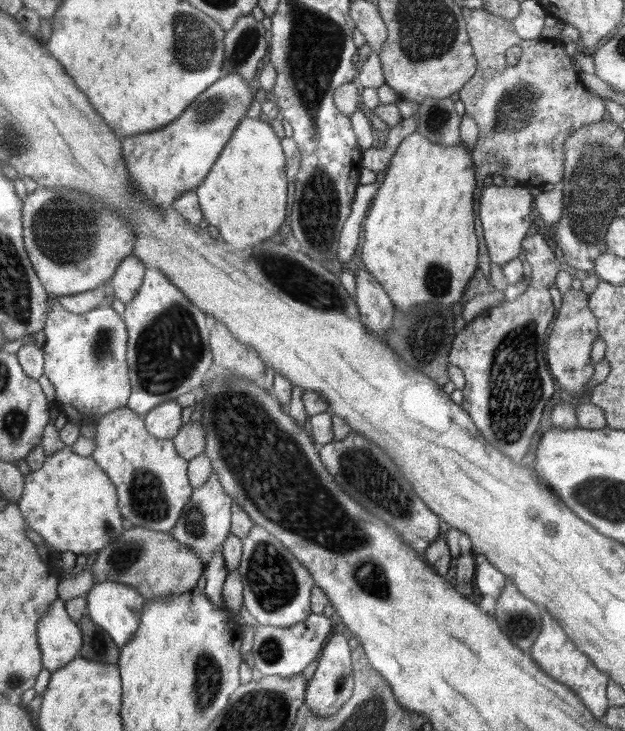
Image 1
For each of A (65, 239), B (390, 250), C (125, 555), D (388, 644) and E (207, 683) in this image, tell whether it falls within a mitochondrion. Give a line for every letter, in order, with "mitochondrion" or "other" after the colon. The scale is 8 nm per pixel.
A: mitochondrion
B: other
C: mitochondrion
D: other
E: mitochondrion

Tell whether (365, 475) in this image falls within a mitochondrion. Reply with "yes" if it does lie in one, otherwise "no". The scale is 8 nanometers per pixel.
yes

